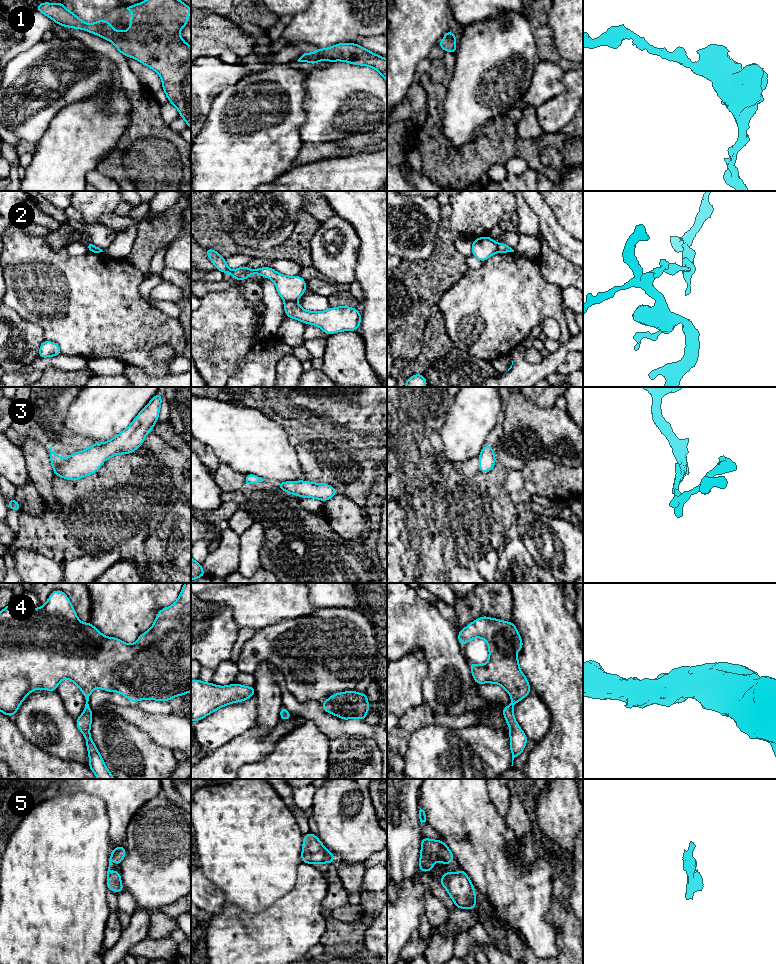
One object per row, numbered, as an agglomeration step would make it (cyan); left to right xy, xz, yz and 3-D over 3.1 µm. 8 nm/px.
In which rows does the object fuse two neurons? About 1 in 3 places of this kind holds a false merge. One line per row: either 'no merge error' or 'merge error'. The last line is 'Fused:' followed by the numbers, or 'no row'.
1: no merge error
2: merge error
3: no merge error
4: no merge error
5: no merge error
Fused: 2

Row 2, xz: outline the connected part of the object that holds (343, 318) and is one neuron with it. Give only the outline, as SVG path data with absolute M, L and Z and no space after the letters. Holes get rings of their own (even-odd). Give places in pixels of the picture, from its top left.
M295 301L284 302L285 314L305 324L320 327L326 335L341 331L356 331L361 323L361 313L348 306L330 307L320 312L304 310Z

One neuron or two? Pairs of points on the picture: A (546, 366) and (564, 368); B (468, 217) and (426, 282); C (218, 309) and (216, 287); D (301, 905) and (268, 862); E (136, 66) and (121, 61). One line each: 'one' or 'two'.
A: two
B: two
C: two
D: two
E: two

